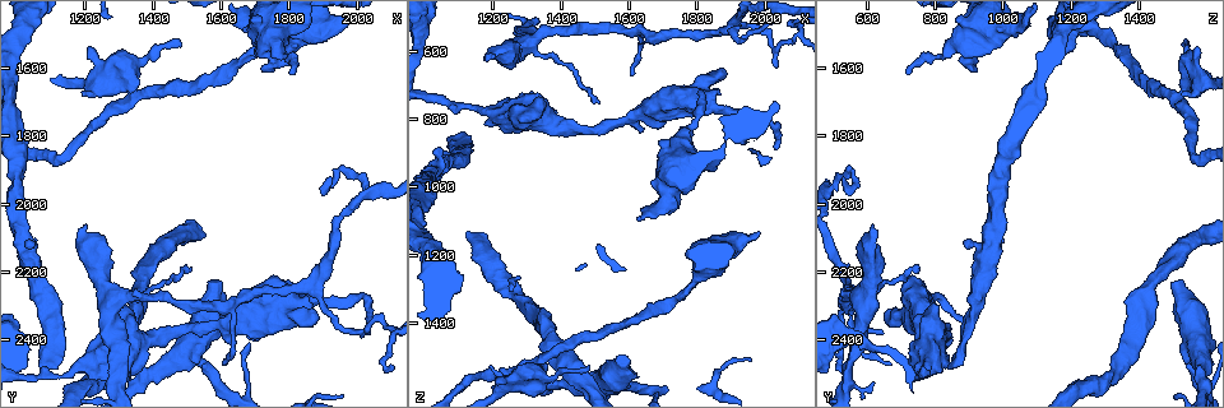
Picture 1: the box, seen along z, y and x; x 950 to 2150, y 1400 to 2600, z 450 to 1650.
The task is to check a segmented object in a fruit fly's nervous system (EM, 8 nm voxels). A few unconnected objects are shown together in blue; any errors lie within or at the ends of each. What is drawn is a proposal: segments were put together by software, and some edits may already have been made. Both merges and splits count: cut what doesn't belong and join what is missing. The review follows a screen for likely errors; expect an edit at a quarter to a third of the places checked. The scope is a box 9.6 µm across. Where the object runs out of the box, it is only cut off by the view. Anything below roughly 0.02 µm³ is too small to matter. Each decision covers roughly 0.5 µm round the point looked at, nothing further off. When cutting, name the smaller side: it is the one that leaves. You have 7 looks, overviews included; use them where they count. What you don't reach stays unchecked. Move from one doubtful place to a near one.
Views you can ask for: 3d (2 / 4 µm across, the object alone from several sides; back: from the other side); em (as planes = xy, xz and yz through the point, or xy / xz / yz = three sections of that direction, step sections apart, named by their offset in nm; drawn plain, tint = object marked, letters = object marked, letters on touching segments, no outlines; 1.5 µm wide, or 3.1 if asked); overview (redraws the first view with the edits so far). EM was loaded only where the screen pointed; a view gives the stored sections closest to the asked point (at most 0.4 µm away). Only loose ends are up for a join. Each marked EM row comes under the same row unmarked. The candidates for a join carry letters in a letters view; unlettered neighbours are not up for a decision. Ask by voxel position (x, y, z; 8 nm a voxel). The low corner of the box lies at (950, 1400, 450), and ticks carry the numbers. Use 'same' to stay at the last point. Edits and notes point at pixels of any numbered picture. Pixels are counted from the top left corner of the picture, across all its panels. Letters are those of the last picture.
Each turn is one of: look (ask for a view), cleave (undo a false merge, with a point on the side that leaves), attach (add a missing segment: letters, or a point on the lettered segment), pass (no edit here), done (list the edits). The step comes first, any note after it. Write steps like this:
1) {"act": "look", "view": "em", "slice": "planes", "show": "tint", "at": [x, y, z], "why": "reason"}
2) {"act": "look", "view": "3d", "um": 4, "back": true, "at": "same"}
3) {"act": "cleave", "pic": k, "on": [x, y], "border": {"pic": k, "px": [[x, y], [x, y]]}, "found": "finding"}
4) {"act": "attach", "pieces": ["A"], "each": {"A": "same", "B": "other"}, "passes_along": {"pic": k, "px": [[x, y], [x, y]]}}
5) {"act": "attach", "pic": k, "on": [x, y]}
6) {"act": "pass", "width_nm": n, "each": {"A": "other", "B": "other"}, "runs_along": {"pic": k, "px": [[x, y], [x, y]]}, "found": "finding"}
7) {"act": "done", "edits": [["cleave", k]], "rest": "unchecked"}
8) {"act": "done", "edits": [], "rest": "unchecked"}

{"act": "look", "view": "3d", "um": 4, "at": [1190, 2470, 780], "why": "thick turns thin"}

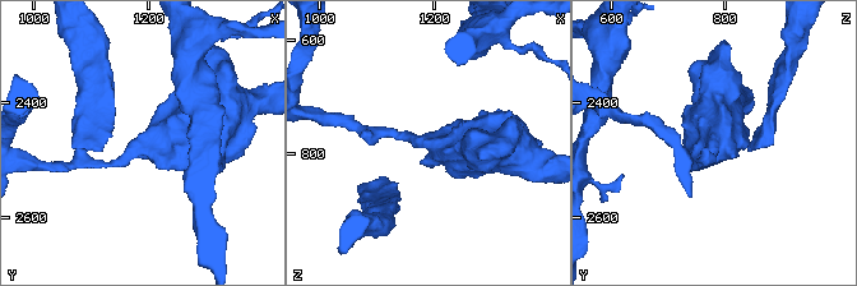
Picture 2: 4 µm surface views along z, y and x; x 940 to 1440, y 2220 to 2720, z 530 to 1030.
{"act": "look", "view": "em", "slice": "planes", "show": "letters", "at": [1190, 2475, 785], "why": "shape alone is not enough"}

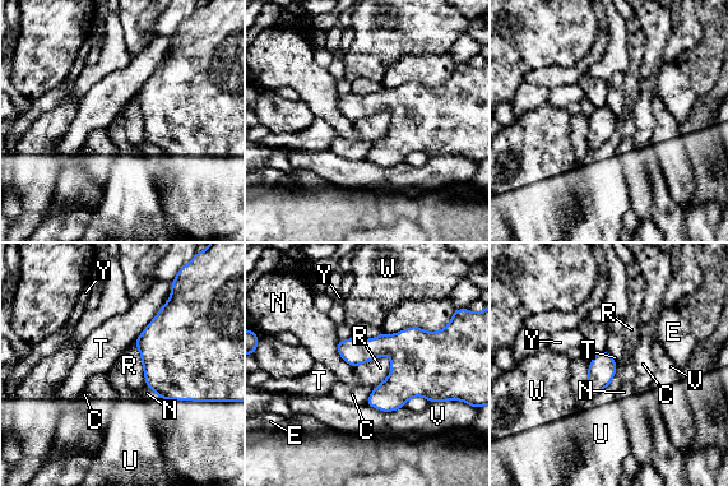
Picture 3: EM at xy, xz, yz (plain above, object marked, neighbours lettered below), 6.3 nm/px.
{"act": "pass", "each": {"C": "other", "E": "other", "N": "other", "R": "other", "T": "other", "U": "other", "V": "other", "W": "other", "Y": "other"}, "border": {"pic": 3, "px": [[392, 360], [378, 356], [353, 368]]}, "found": "all the same neuron"}

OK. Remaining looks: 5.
{"act": "look", "view": "3d", "um": 4, "back": true, "at": [1560, 2230, 1500], "why": "free end"}

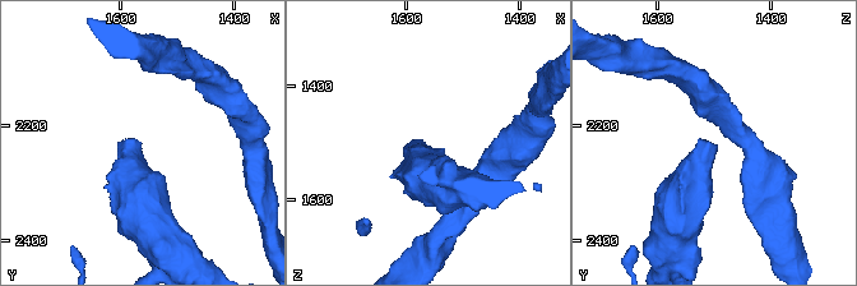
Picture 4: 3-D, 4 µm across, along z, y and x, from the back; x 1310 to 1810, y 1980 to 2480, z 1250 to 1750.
{"act": "look", "view": "em", "slice": "xz", "step": 8, "show": "letters", "at": [1560, 2240, 1500]}

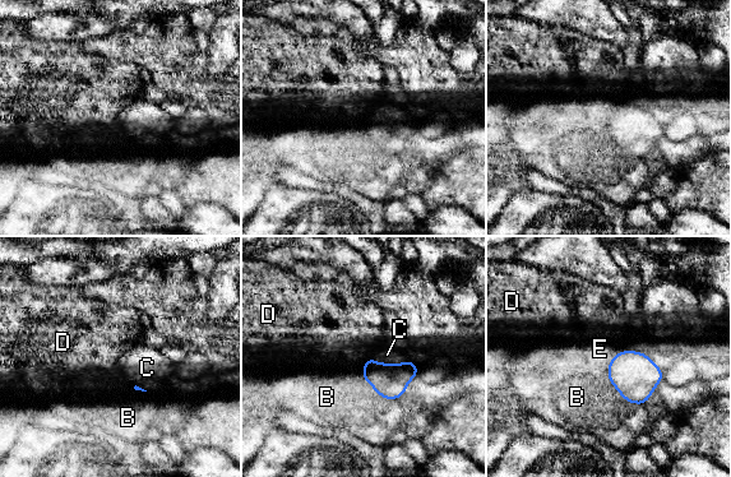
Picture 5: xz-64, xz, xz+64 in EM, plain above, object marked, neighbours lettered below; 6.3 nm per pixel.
{"act": "attach", "pieces": ["C"], "each": {"B": "other", "C": "same", "D": "other", "E": "other"}, "passes_along": {"pic": 5, "px": [[389, 380], [389, 364], [387, 355]]}, "found": "it goes on there"}

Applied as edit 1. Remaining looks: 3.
{"act": "look", "view": "overview", "why": "see it whole again"}

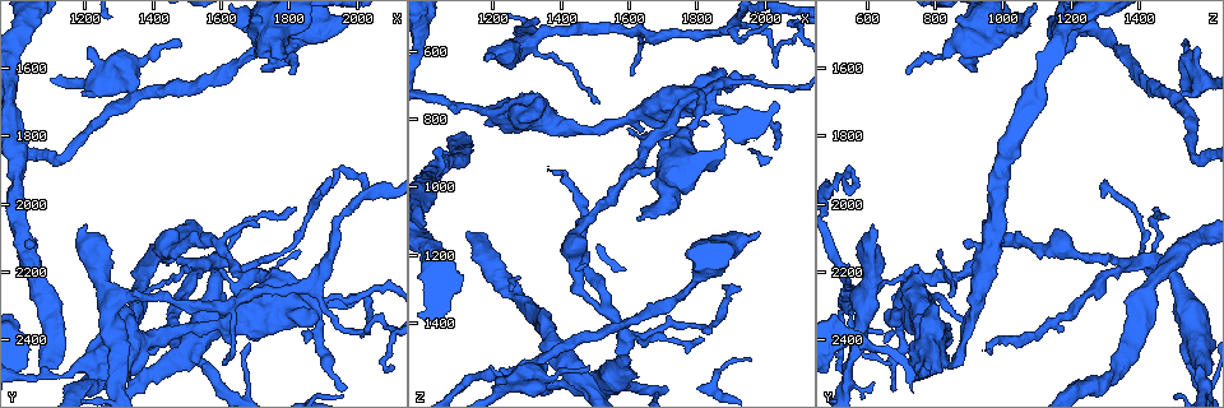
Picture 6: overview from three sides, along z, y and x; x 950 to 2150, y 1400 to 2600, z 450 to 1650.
{"act": "look", "view": "em", "slice": "xy", "step": 4, "show": "tint", "at": [1940, 1940, 1300], "why": "end of a long branch"}

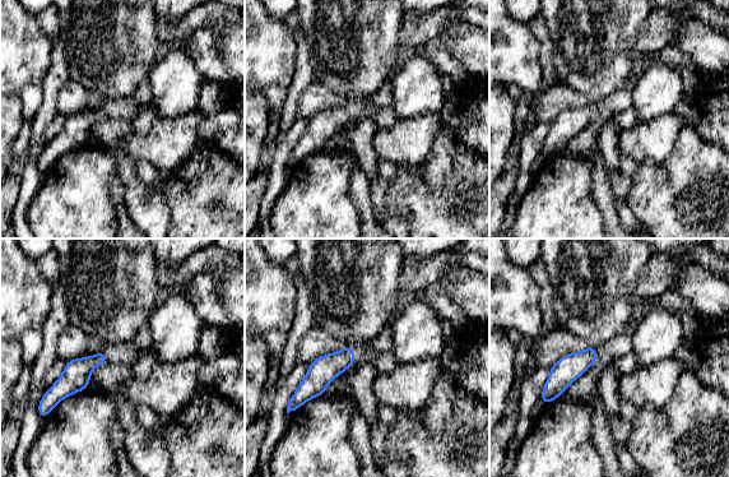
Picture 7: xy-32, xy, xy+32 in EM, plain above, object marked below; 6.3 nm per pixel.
{"act": "look", "view": "em", "slice": "planes", "show": "letters", "at": "same"}

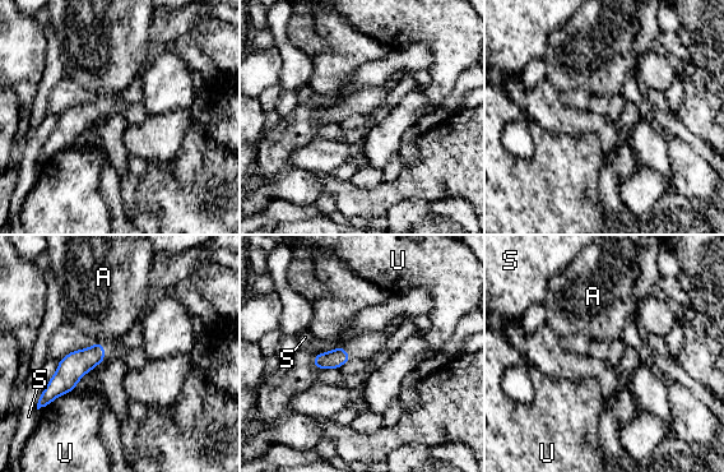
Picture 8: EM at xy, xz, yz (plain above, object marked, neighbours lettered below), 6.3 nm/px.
{"act": "pass", "each": {"A": "other", "S": "other", "U": "other"}, "border": {"pic": 8, "px": [[97, 341], [101, 343]]}, "found": "no lettered segment goes on from it"}

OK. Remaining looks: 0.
{"act": "done", "edits": [["attach", 5]], "rest": "unchecked"}

